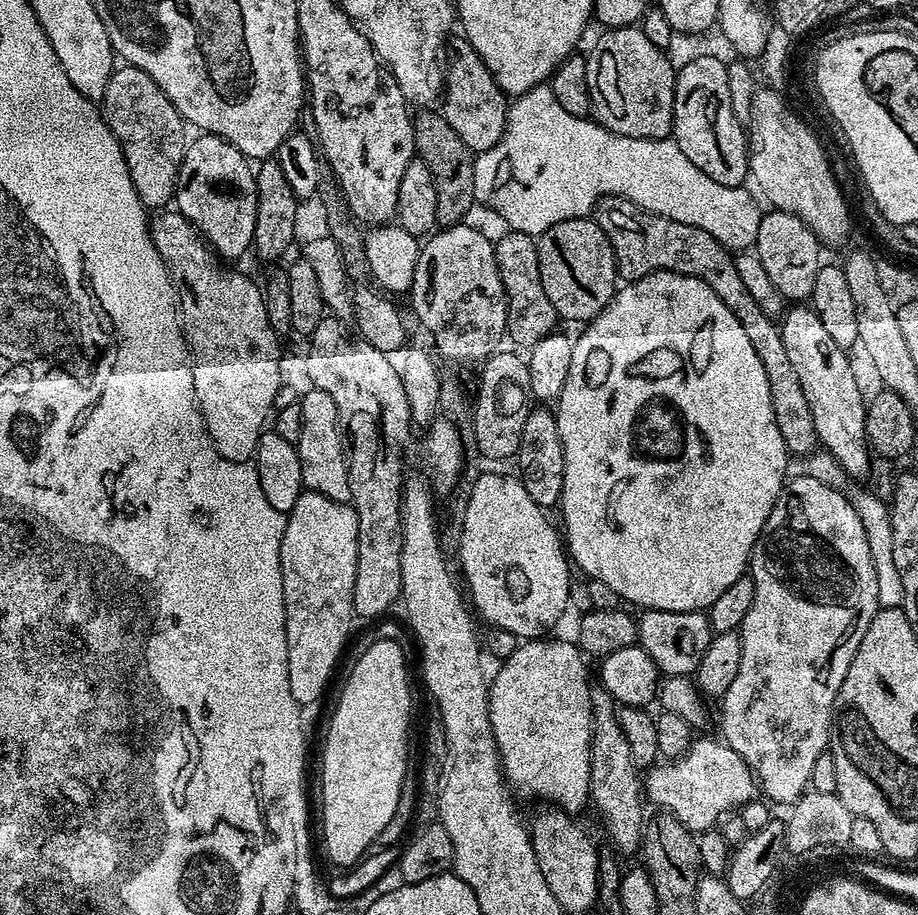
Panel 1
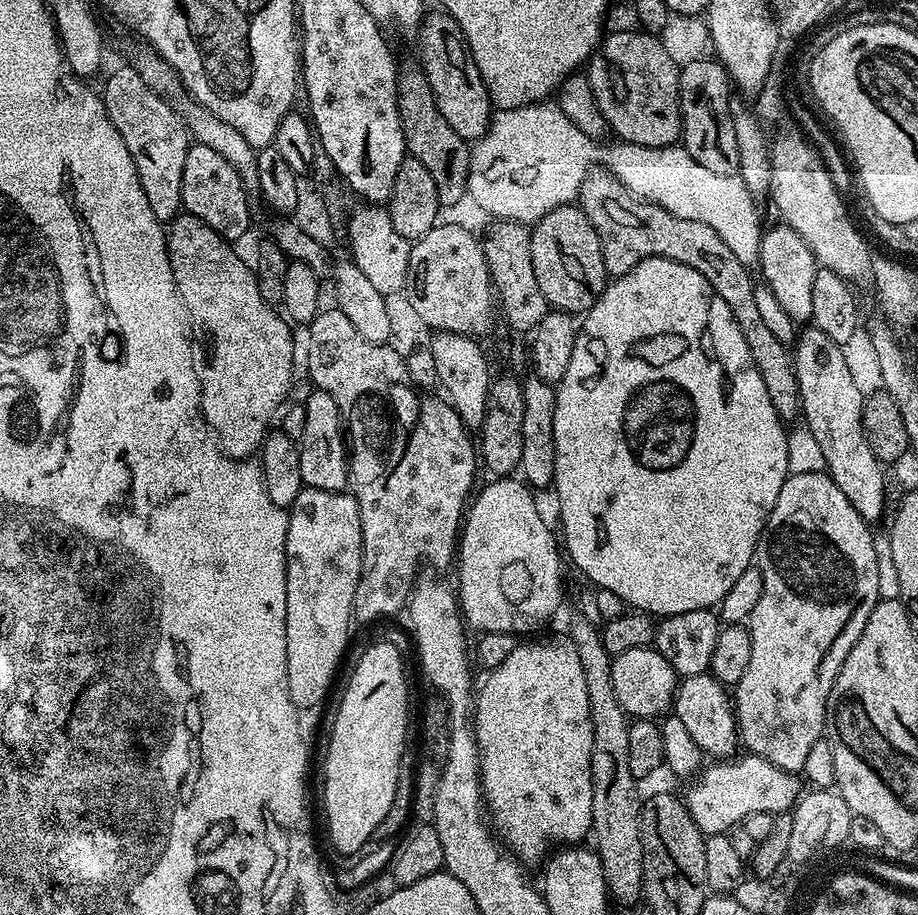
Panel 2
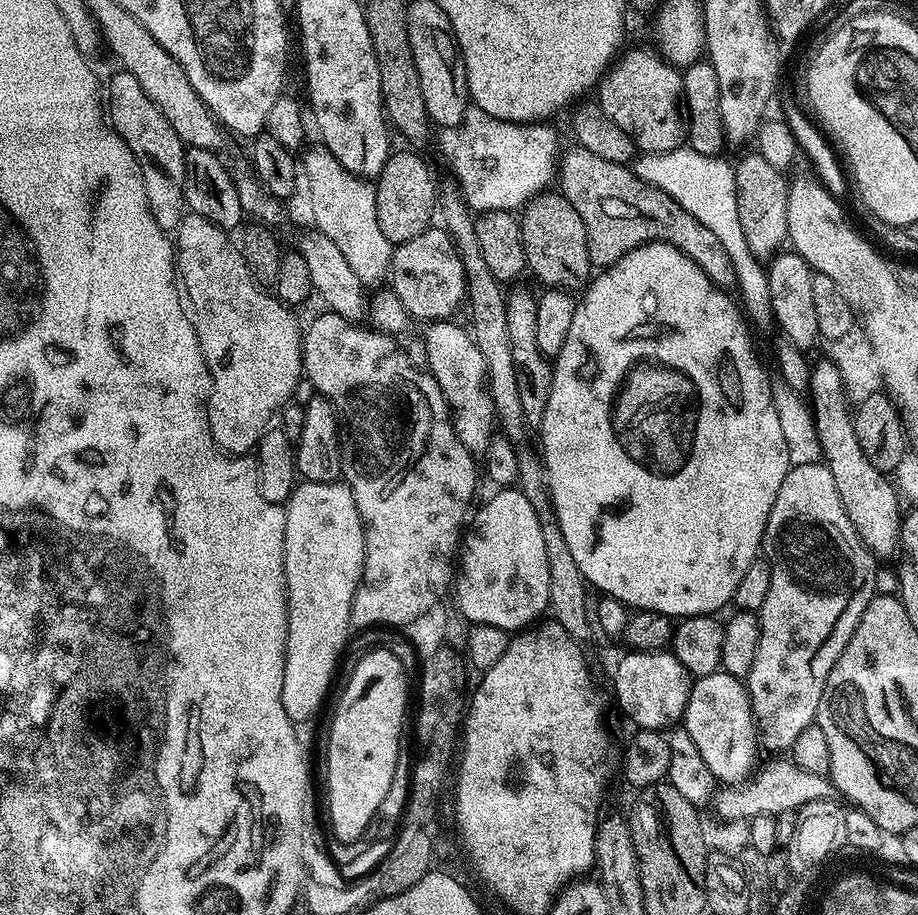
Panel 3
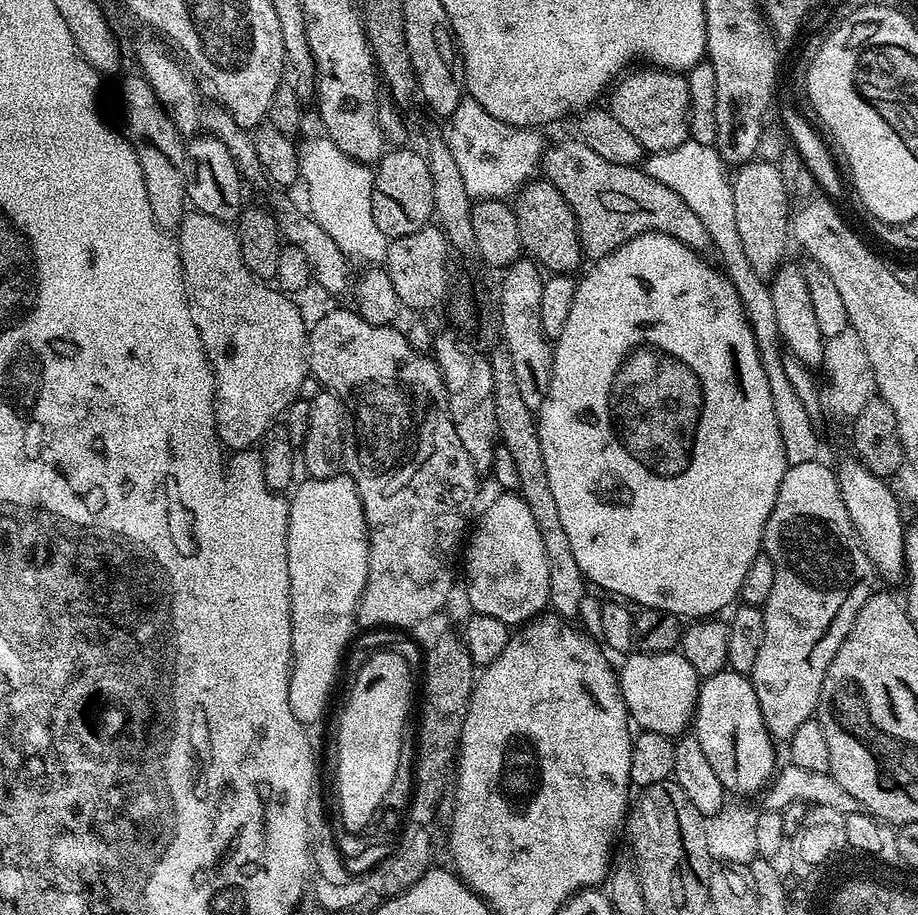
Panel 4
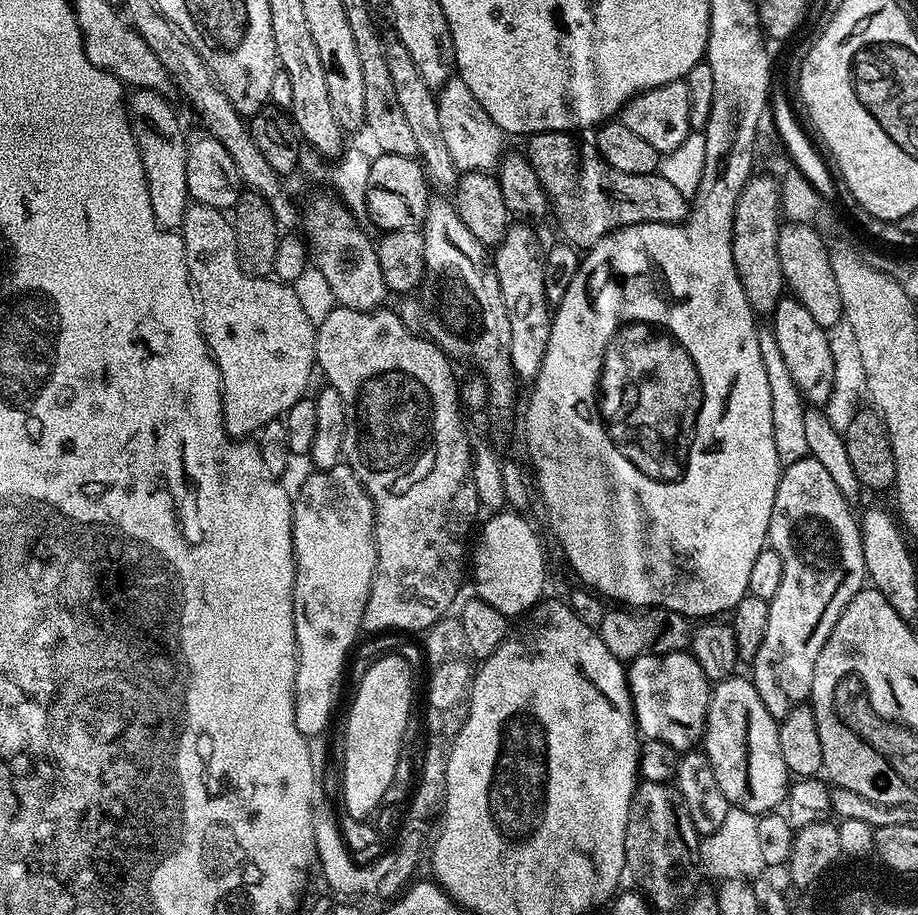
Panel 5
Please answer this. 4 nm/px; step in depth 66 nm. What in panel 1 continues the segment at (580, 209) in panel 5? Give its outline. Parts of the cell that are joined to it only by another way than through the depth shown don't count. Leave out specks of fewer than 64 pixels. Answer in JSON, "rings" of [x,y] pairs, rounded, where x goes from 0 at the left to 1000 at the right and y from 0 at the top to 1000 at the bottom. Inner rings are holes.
{"rings":[[[679,214],[658,215],[647,228],[647,239],[651,247],[656,247],[660,260],[664,260],[664,269],[671,279],[671,296],[676,307],[698,306],[710,297],[737,297],[769,308],[769,313],[773,313],[773,317],[778,317],[778,321],[782,321],[782,326],[791,330],[800,348],[808,352],[808,361],[813,361],[817,368],[821,387],[830,391],[830,404],[834,404],[834,417],[839,417],[843,461],[847,461],[847,474],[852,474],[852,483],[867,501],[890,493],[887,452],[882,452],[882,439],[878,439],[878,431],[874,431],[869,409],[865,400],[861,400],[856,378],[852,378],[852,365],[846,351],[830,343],[830,338],[822,332],[820,323],[813,318],[813,311],[802,294],[798,277],[773,256],[769,256],[769,251],[694,227]]]}

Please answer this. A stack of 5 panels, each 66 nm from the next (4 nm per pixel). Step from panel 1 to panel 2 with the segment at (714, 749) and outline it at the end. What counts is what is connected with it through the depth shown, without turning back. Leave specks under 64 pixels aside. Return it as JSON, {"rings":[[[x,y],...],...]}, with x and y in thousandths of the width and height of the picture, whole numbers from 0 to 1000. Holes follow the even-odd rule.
{"rings":[[[819,823],[808,826],[780,831],[772,834],[776,835],[773,837],[768,836],[745,867],[749,889],[770,915],[794,910],[817,890],[845,891],[846,887],[859,886],[873,869],[874,855],[866,845],[853,843]]]}

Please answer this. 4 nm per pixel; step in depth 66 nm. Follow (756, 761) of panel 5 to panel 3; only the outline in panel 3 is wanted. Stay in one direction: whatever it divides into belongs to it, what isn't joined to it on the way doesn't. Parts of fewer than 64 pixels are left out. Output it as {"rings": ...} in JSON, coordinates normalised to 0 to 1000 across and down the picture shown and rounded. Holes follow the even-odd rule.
{"rings":[[[781,732],[754,743],[743,795],[760,815],[765,830],[781,854],[793,857],[810,854],[825,838],[826,801],[815,773],[815,753],[805,739]]]}

